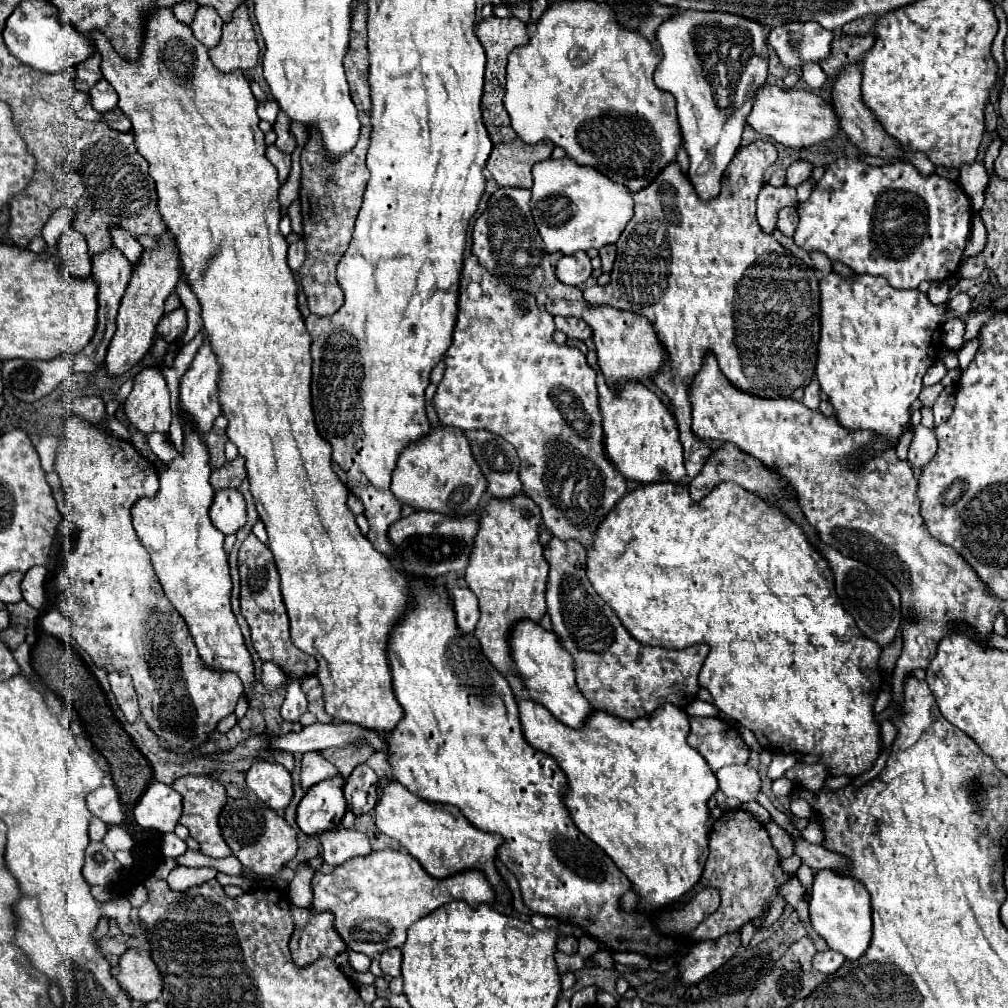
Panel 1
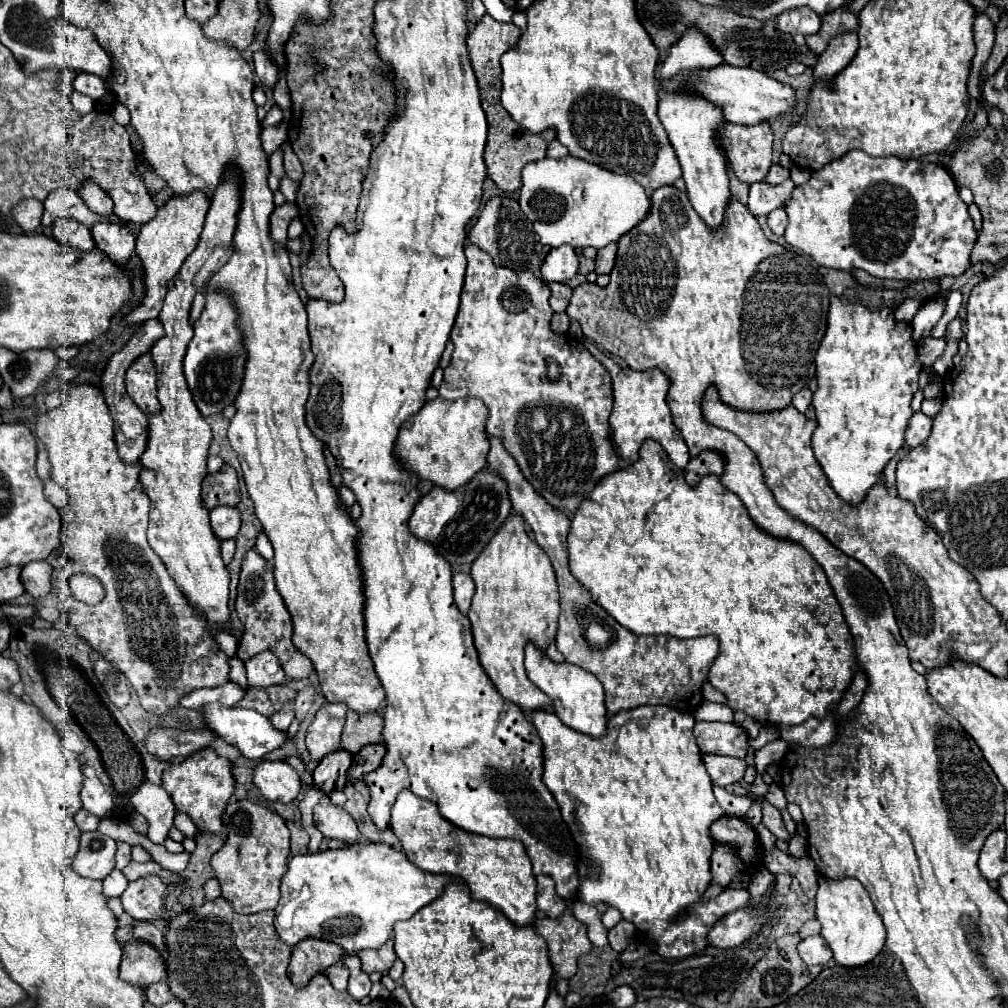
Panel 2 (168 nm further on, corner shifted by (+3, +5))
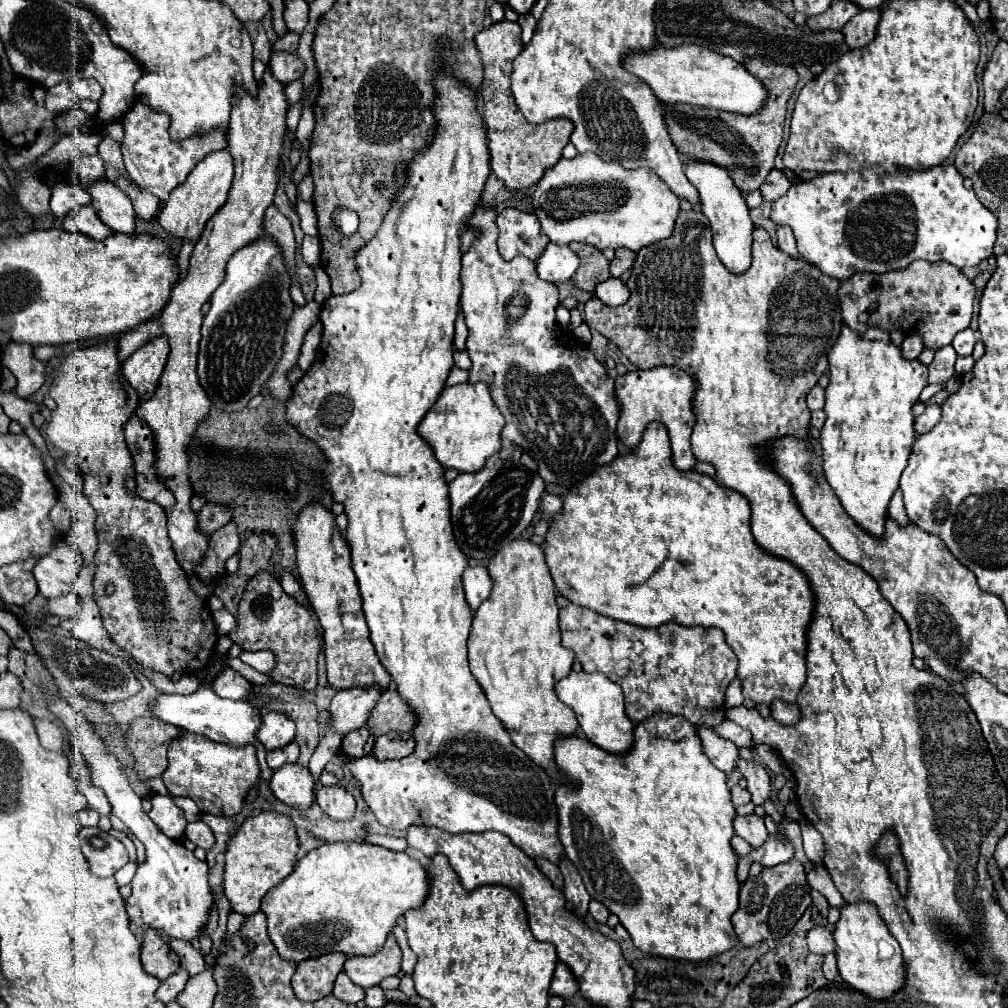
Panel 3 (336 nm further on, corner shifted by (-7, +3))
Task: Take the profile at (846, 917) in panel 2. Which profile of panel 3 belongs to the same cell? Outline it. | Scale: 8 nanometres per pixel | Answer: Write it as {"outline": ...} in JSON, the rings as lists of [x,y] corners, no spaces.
{"outline":[[[868,902],[848,904],[840,908],[842,916],[834,928],[834,940],[836,940],[836,956],[838,956],[838,972],[842,980],[852,986],[854,990],[860,990],[862,994],[868,994],[872,1000],[888,1000],[904,986],[906,970],[904,970],[904,958],[902,948],[896,942],[896,938],[888,932],[886,922],[880,918],[874,904],[868,906]]]}

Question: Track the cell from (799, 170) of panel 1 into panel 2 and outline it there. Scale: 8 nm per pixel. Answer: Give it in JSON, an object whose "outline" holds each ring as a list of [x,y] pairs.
{"outline":[[[774,164],[774,166],[770,168],[768,176],[766,176],[766,182],[776,186],[776,184],[780,184],[780,182],[788,180],[788,178],[790,178],[790,170],[788,170],[788,168],[784,168],[784,166],[780,166],[780,164]]]}

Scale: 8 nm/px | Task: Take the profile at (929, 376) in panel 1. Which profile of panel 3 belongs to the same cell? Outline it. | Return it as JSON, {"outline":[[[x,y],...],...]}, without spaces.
{"outline":[[[970,328],[962,330],[960,334],[956,334],[956,338],[952,342],[954,350],[958,352],[958,356],[970,356],[972,350],[974,350],[974,344],[976,344],[976,334]]]}

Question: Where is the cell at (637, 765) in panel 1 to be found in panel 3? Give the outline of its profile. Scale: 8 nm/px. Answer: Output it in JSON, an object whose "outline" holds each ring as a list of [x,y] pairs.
{"outline":[[[654,714],[650,716],[650,730],[646,728],[644,722],[640,722],[634,730],[634,746],[630,748],[628,754],[608,754],[604,750],[600,750],[598,746],[594,746],[592,742],[578,738],[578,736],[568,736],[560,742],[556,742],[556,764],[558,768],[568,774],[568,778],[580,780],[580,788],[574,792],[572,786],[560,786],[556,790],[556,808],[558,808],[558,834],[560,834],[560,842],[564,846],[566,856],[574,862],[574,866],[578,868],[584,886],[588,890],[588,894],[602,902],[612,914],[616,914],[620,918],[620,924],[628,930],[634,946],[638,950],[642,950],[644,954],[652,954],[652,956],[664,956],[664,958],[676,958],[676,960],[690,960],[690,962],[700,962],[700,960],[708,960],[714,958],[722,952],[732,950],[734,946],[740,944],[740,940],[736,938],[736,932],[732,928],[732,914],[738,910],[738,890],[740,890],[740,882],[736,878],[736,866],[738,866],[738,856],[730,846],[730,840],[734,836],[734,826],[732,820],[736,816],[728,786],[726,786],[726,774],[718,768],[712,766],[712,762],[708,762],[708,758],[702,754],[702,746],[700,746],[700,738],[694,730],[694,726],[680,716],[666,716],[666,714]]]}

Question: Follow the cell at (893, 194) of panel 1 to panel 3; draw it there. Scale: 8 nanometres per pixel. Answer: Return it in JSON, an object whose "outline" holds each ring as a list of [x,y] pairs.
{"outline":[[[874,166],[862,168],[862,170],[846,170],[846,172],[828,172],[828,174],[820,174],[814,180],[808,182],[796,182],[788,188],[788,192],[778,198],[772,204],[772,212],[770,212],[770,220],[774,222],[774,226],[790,226],[798,244],[798,252],[800,256],[810,262],[812,266],[816,266],[818,270],[822,270],[824,274],[838,278],[838,280],[846,280],[856,272],[872,272],[872,274],[884,274],[888,270],[898,270],[898,268],[906,268],[908,264],[912,264],[914,260],[926,260],[926,262],[938,262],[938,260],[946,260],[954,266],[958,266],[960,270],[968,268],[968,266],[978,266],[984,258],[992,256],[992,246],[996,242],[996,230],[998,230],[998,222],[996,216],[978,202],[976,194],[968,188],[964,188],[962,184],[962,176],[954,166],[934,166],[928,170],[900,170],[896,174],[886,174],[886,176],[878,176],[878,172],[874,170]]]}

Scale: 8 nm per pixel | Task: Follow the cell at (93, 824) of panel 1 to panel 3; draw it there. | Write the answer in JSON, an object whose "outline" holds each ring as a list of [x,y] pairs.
{"outline":[[[84,808],[84,810],[78,812],[78,820],[80,820],[82,826],[96,826],[98,824],[98,818],[100,818],[100,814],[96,814],[90,808]]]}

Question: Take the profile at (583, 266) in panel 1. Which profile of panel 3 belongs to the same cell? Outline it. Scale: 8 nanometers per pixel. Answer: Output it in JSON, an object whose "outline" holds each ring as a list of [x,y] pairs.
{"outline":[[[548,242],[544,254],[540,254],[536,260],[536,272],[546,282],[566,282],[574,276],[578,264],[580,258],[572,254],[568,246],[556,246],[554,242]]]}

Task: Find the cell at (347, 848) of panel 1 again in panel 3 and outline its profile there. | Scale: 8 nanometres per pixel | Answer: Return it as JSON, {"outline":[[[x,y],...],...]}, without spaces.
{"outline":[[[340,782],[332,786],[318,786],[316,802],[334,820],[350,820],[356,808],[354,796]]]}

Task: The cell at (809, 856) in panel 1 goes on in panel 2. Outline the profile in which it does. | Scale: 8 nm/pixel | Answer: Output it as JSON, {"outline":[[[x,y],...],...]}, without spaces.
{"outline":[[[758,798],[762,804],[764,804],[764,818],[762,818],[762,824],[780,840],[788,842],[792,838],[792,834],[786,830],[784,822],[782,822],[782,816],[778,812],[778,808],[774,808],[772,804],[768,804],[766,798]]]}

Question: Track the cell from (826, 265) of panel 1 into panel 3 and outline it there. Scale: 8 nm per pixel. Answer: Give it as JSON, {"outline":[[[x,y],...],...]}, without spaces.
{"outline":[[[912,262],[908,270],[890,270],[888,274],[854,274],[840,282],[838,302],[842,322],[860,336],[868,328],[900,330],[902,334],[920,334],[924,346],[938,350],[970,326],[974,314],[974,284],[962,270],[948,262]]]}

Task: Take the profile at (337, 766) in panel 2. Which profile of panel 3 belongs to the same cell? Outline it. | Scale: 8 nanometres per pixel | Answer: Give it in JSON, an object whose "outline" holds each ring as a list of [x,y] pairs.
{"outline":[[[360,728],[360,730],[352,730],[352,734],[346,734],[342,740],[342,754],[346,754],[348,758],[362,758],[366,754],[372,752],[376,736],[368,730],[368,728]]]}

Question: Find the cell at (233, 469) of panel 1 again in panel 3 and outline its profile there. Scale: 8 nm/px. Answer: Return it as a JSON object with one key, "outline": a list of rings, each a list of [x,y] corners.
{"outline":[[[206,504],[200,512],[198,512],[198,530],[204,532],[206,536],[214,534],[216,530],[220,530],[222,526],[226,526],[230,522],[230,512],[220,506],[220,504]]]}

